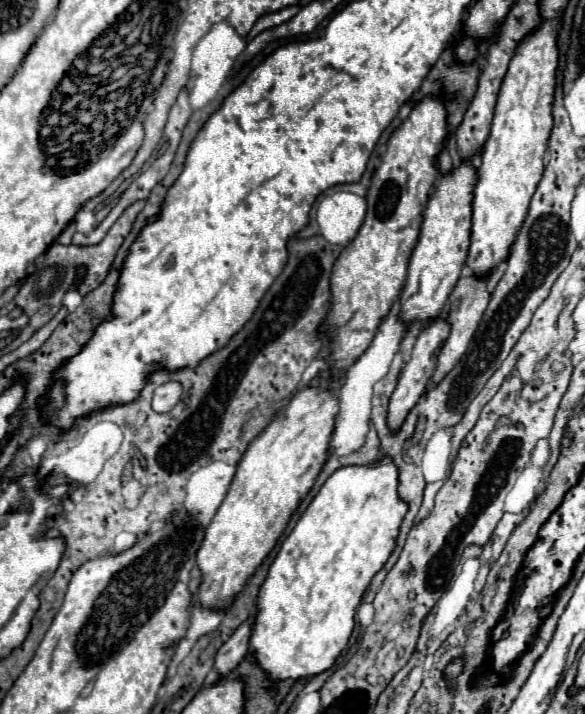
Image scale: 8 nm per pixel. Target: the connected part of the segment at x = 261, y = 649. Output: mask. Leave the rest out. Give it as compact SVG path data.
M382 456L366 466L344 466L324 482L290 536L282 542L256 602L258 616L250 646L256 650L258 664L270 674L274 686L280 688L286 678L292 678L294 682L310 680L334 664L348 644L354 630L354 612L372 576L388 562L396 546L398 530L406 512L408 504L398 494L398 468L392 456Z

